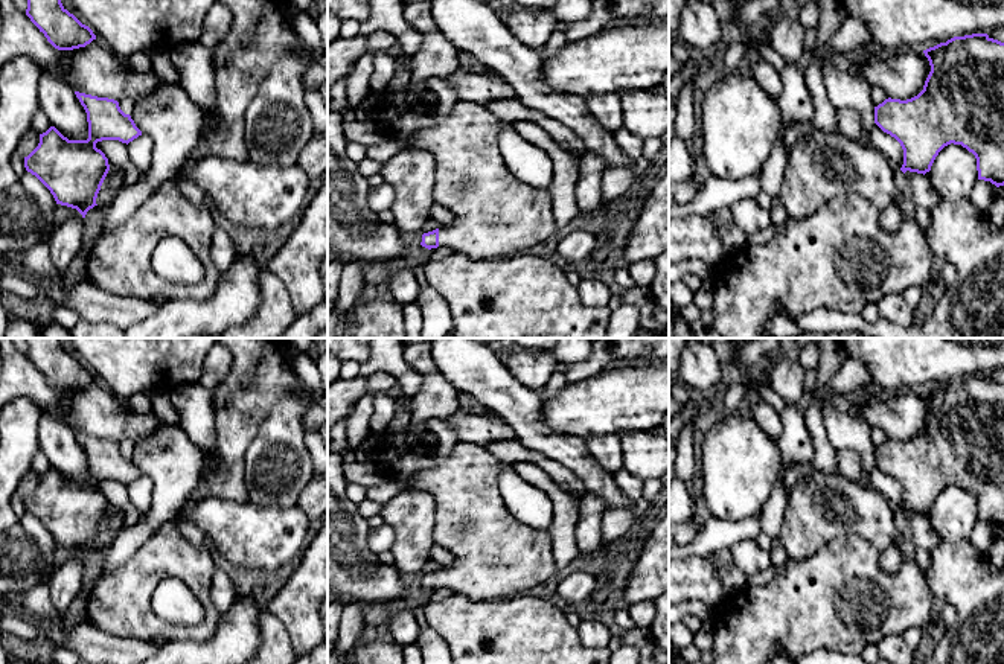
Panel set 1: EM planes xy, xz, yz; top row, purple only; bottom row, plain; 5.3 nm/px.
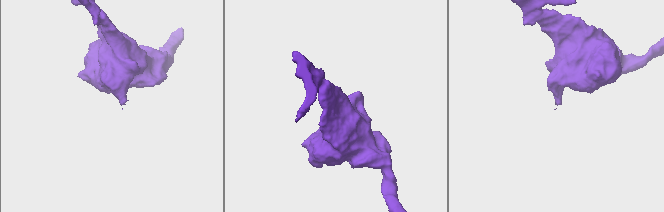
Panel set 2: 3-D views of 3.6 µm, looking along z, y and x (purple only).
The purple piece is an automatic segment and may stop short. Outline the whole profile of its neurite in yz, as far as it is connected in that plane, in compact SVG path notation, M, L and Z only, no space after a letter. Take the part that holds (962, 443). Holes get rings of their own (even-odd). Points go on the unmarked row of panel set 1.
M972 375L923 394L931 407L923 431L911 440L888 439L875 448L875 464L903 490L900 512L925 516L938 493L954 484L975 496L978 521L1004 527L1004 384L987 375Z

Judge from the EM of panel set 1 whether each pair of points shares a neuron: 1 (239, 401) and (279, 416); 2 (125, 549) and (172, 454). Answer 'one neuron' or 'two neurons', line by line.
1: two neurons
2: one neuron

